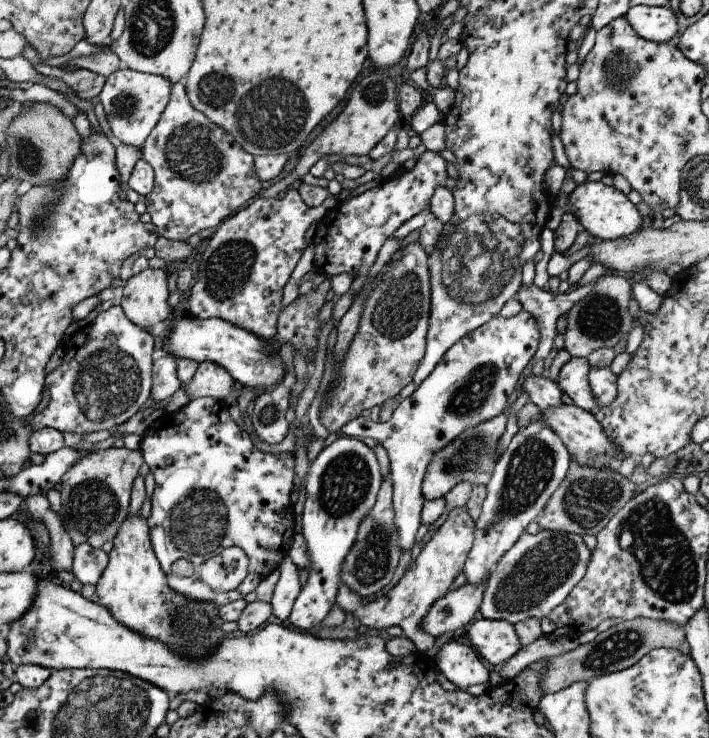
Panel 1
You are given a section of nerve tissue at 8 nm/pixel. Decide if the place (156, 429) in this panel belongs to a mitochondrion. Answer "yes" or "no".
no

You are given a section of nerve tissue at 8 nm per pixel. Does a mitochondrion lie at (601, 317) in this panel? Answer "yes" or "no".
yes

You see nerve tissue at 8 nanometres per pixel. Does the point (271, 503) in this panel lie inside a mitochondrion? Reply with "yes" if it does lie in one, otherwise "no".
no

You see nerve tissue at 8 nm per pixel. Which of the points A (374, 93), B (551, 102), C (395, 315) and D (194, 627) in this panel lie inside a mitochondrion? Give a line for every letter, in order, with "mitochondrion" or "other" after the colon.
A: mitochondrion
B: other
C: mitochondrion
D: mitochondrion

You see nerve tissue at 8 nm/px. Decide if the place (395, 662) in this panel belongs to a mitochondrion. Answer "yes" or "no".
no

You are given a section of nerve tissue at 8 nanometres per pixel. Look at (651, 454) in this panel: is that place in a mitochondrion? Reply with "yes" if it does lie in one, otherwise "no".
no

